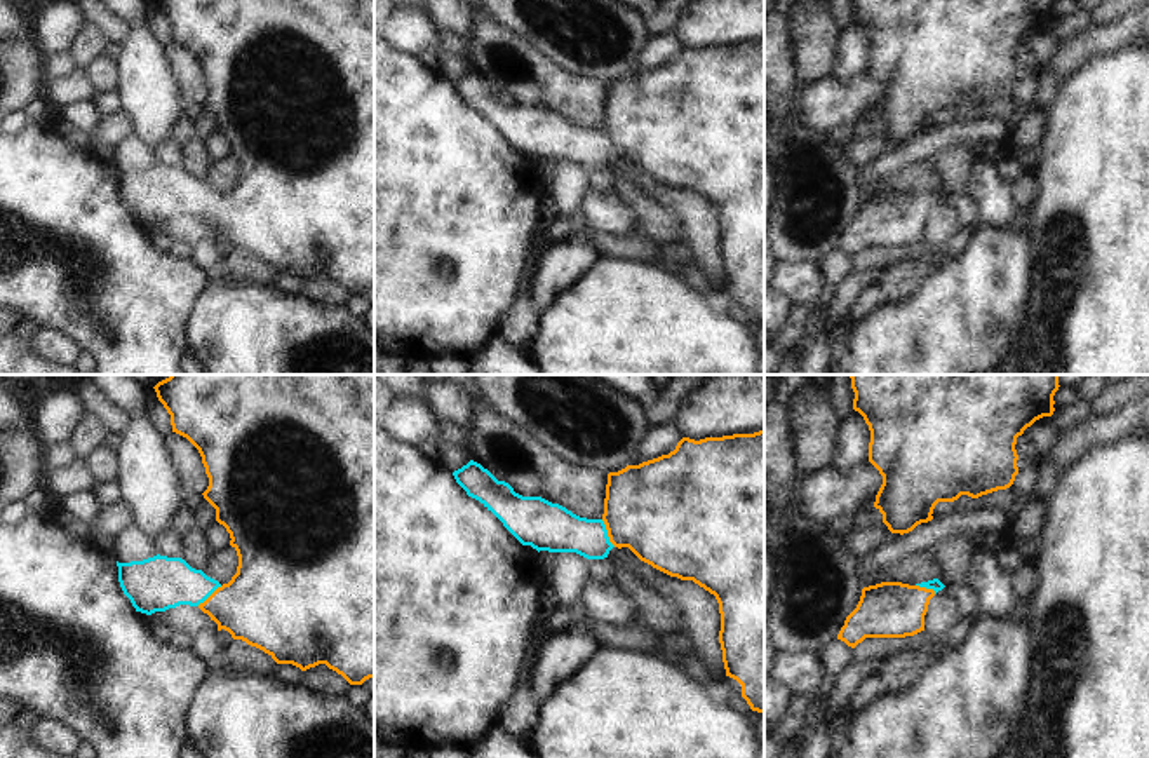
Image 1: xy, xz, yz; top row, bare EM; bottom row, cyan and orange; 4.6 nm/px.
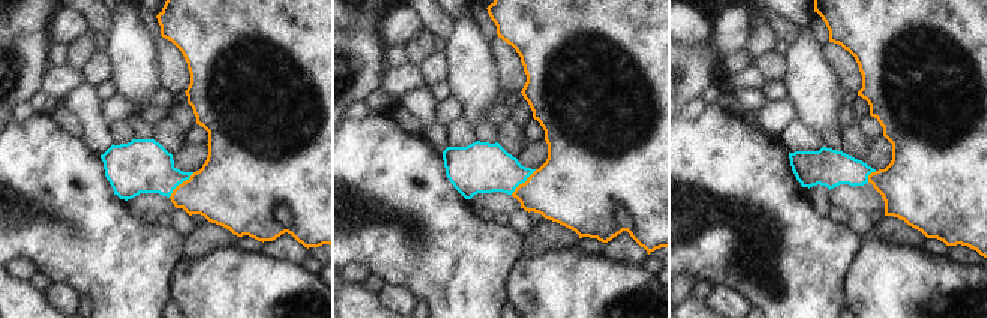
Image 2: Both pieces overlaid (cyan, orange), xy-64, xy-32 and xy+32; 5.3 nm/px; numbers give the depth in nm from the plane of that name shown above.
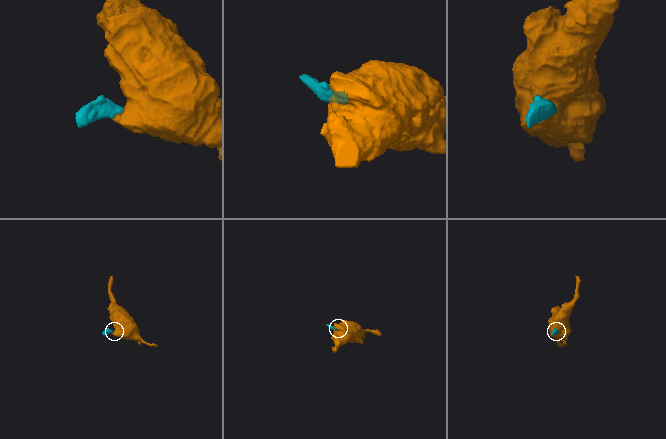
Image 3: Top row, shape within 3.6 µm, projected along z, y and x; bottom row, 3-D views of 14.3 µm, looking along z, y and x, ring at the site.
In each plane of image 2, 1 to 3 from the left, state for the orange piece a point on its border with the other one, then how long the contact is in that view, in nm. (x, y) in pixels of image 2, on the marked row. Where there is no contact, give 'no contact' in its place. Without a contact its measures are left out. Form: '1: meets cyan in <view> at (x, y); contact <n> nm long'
1: meets cyan in xy-64 at (180, 183); contact 190 nm long
2: meets cyan in xy-32 at (522, 182); contact 190 nm long
3: meets cyan in xy+32 at (869, 174); contact 80 nm long

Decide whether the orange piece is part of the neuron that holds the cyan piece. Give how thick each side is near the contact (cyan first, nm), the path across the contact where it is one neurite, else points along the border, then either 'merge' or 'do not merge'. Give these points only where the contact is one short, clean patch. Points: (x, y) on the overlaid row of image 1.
220 nm thick on the cyan side, 420 nm on the other; runs through xz (554, 528), (570, 534), (606, 534), (653, 509); merge

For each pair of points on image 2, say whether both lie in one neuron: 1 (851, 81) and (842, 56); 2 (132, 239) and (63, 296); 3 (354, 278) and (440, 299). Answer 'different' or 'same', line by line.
1: same
2: different
3: different

